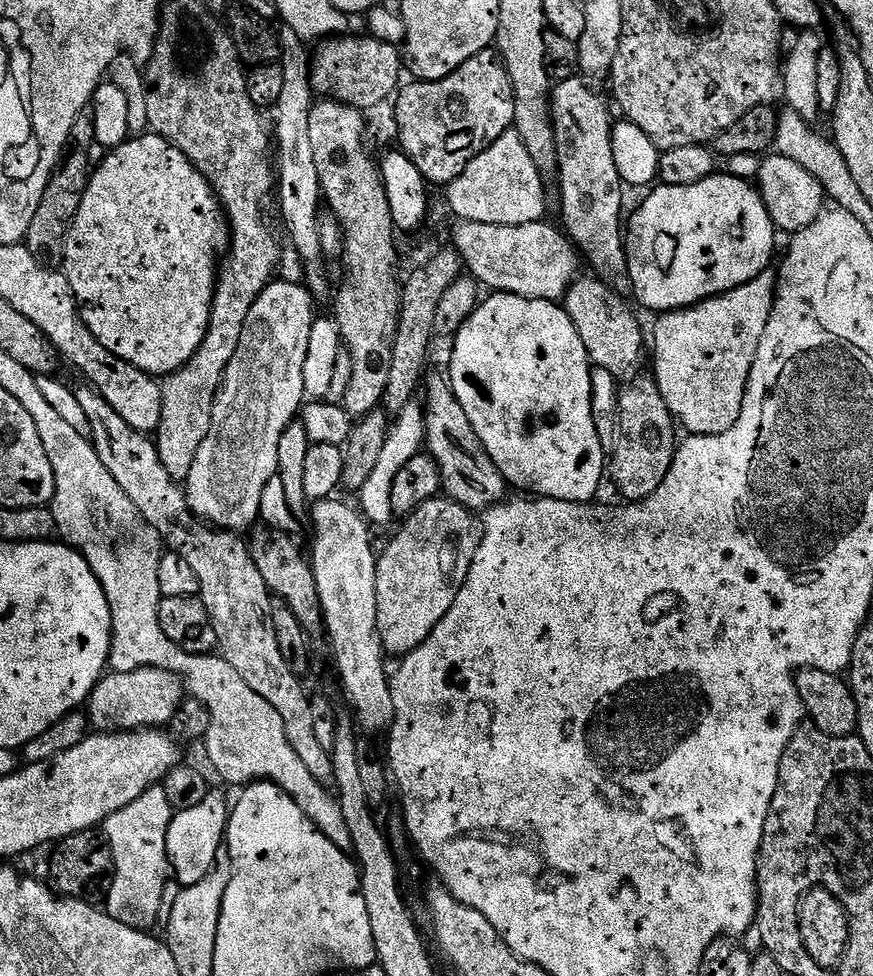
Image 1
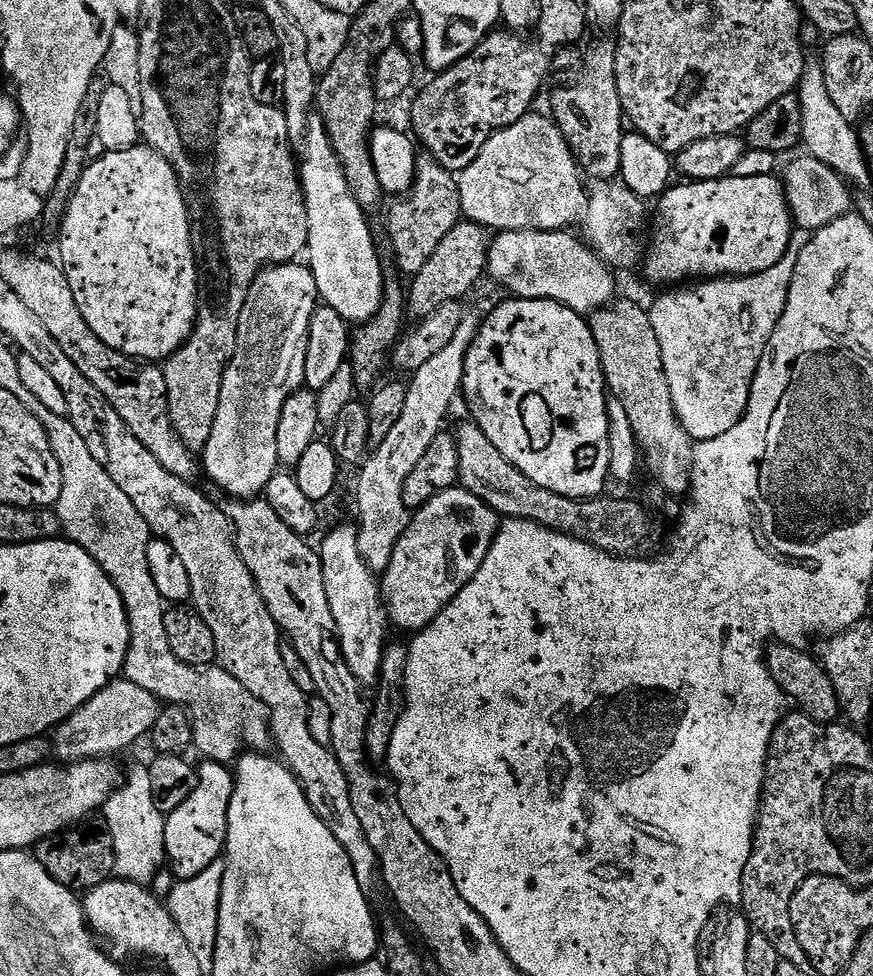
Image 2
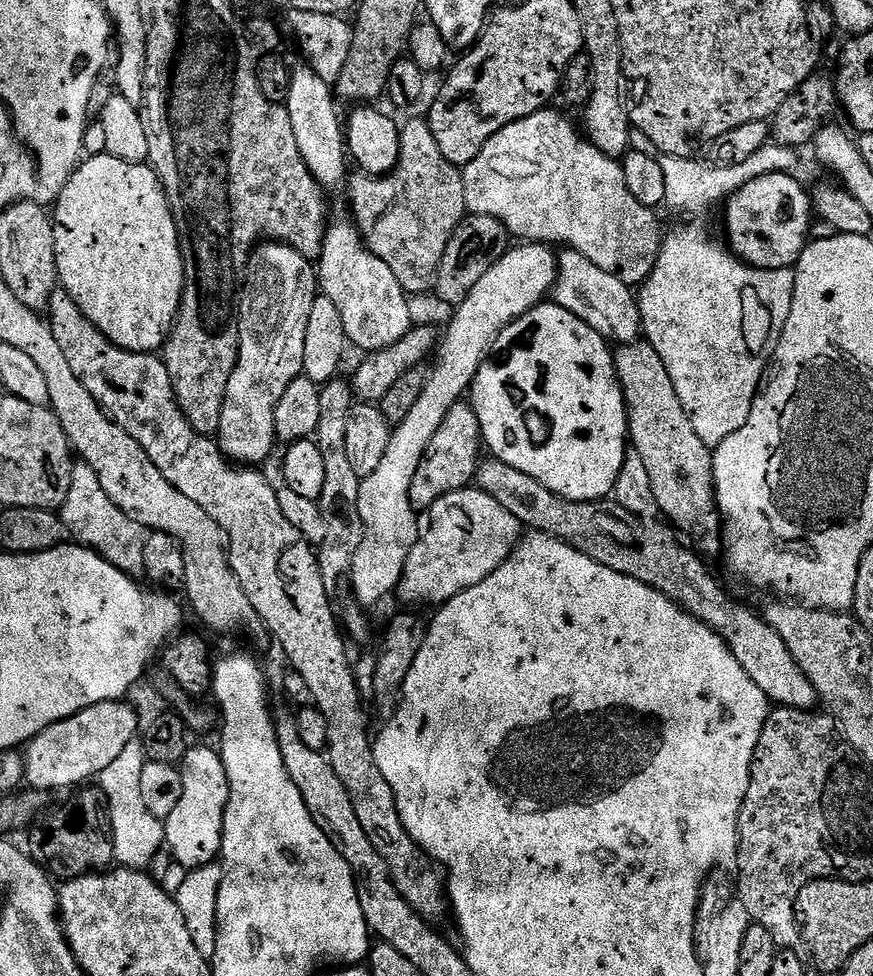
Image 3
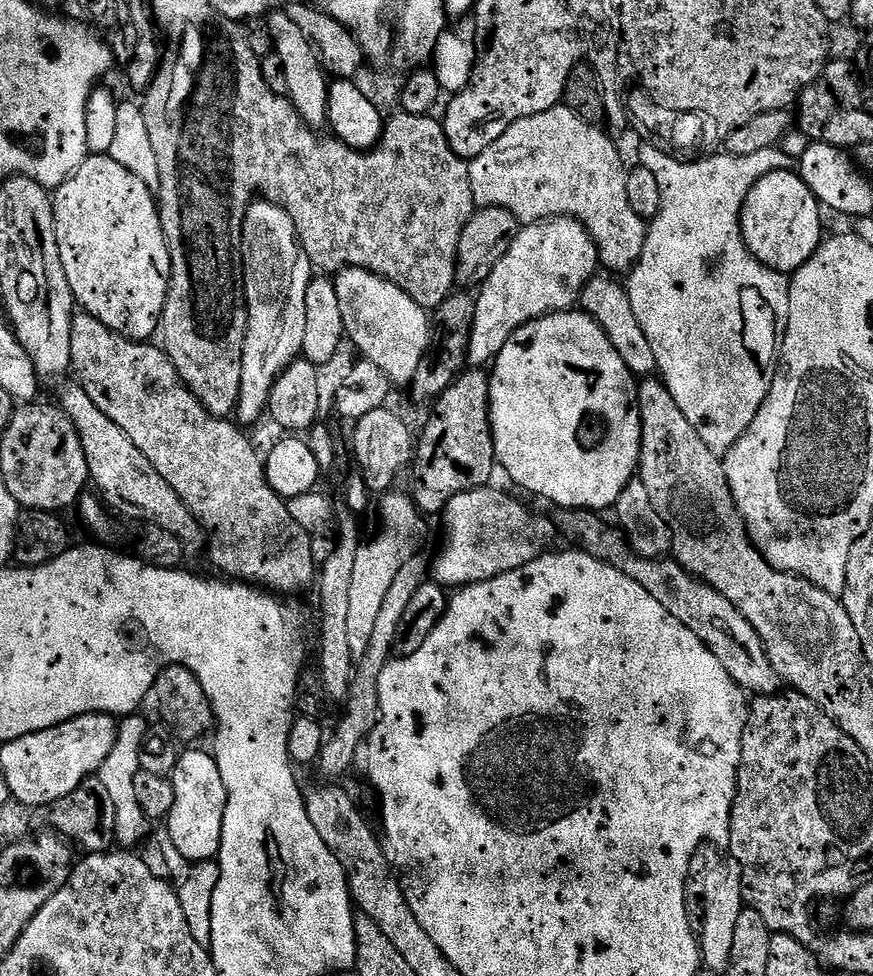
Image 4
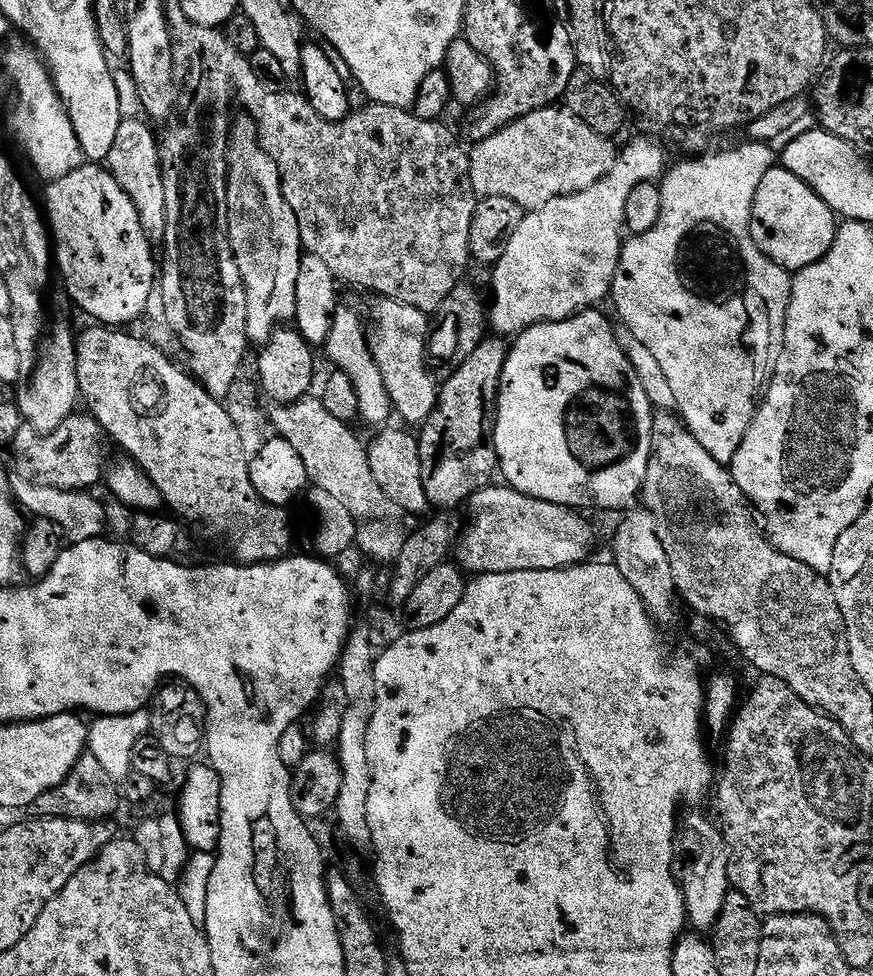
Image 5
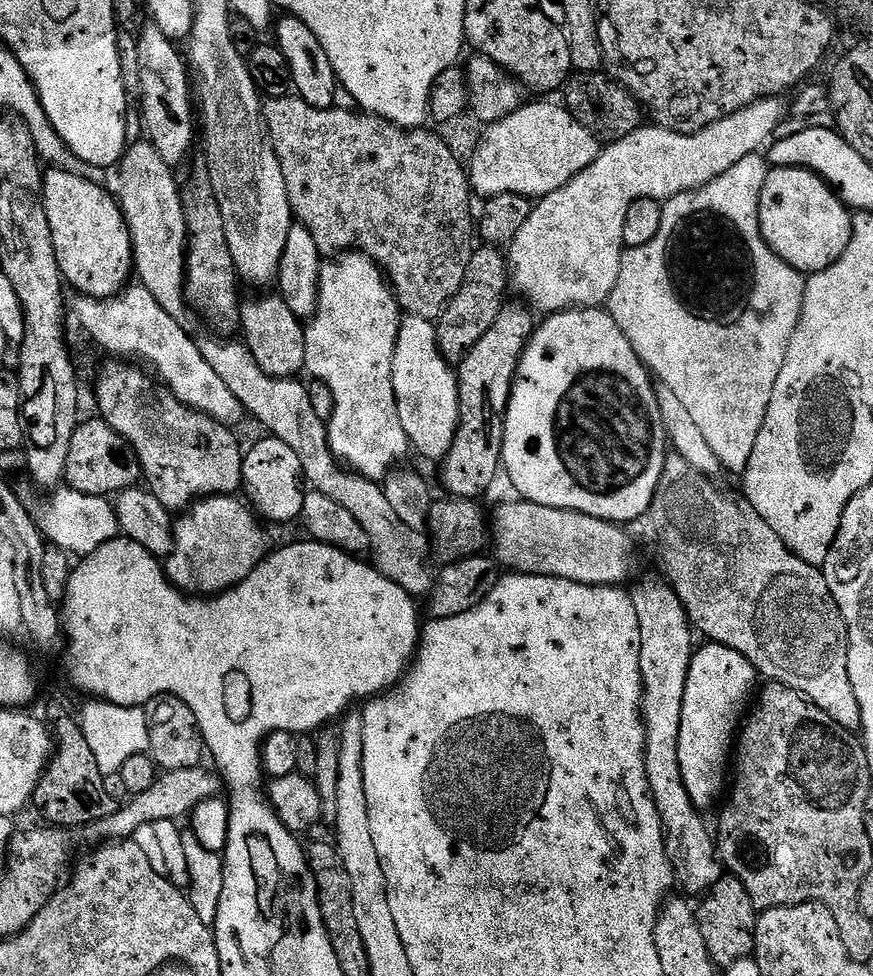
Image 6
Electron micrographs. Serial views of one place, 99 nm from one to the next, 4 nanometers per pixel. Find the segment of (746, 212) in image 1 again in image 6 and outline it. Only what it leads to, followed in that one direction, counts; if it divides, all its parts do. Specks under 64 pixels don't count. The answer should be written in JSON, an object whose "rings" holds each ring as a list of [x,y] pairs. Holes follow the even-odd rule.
{"rings":[[[772,168],[766,178],[766,186],[762,186],[760,199],[760,225],[762,238],[794,270],[801,274],[825,272],[830,266],[846,254],[846,248],[852,241],[853,213],[836,197],[835,192],[816,172],[807,172],[804,168]]]}

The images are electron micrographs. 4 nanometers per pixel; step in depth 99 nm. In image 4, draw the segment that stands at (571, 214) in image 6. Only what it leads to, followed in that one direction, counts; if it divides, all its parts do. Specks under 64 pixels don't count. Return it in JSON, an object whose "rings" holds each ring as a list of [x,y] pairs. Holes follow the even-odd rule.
{"rings":[[[553,216],[550,220],[521,227],[499,259],[491,265],[488,281],[481,286],[480,297],[475,297],[466,341],[467,363],[487,365],[514,330],[539,316],[547,316],[549,312],[571,309],[579,301],[589,280],[597,275],[596,268],[596,244],[579,220],[570,216]]]}

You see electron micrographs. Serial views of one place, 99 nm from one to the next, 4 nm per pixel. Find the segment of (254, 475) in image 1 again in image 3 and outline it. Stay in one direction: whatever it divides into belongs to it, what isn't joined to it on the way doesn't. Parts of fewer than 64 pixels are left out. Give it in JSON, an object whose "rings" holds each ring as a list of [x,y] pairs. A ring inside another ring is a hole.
{"rings":[[[264,242],[249,255],[248,270],[244,274],[238,311],[240,313],[240,353],[234,374],[226,386],[222,406],[222,422],[218,433],[221,452],[240,466],[260,466],[277,443],[274,410],[278,398],[286,394],[286,386],[304,371],[306,354],[306,326],[310,322],[312,303],[318,295],[318,272],[313,261],[307,260],[297,248],[279,242]]]}

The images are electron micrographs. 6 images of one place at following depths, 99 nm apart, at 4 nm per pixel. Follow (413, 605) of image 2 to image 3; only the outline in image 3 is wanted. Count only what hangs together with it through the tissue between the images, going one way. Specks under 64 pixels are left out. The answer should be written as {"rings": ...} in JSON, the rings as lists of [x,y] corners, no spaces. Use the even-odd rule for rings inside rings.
{"rings":[[[469,486],[446,494],[438,498],[431,508],[427,509],[428,524],[426,523],[420,529],[420,540],[410,550],[410,556],[406,558],[406,566],[402,570],[398,596],[405,600],[405,605],[416,606],[412,604],[433,604],[439,606],[448,603],[458,594],[470,590],[470,586],[478,586],[498,566],[507,558],[516,545],[522,539],[522,526],[510,510],[506,510],[490,494],[486,494],[481,488]]]}

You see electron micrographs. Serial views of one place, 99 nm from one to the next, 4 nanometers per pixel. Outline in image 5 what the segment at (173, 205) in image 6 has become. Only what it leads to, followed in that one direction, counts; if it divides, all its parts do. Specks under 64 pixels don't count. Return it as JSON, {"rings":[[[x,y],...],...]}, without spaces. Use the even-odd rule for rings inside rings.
{"rings":[[[121,119],[118,138],[114,138],[114,150],[110,150],[106,167],[118,186],[122,186],[126,194],[130,194],[148,239],[160,242],[166,234],[166,186],[164,171],[160,165],[160,140],[152,133],[153,125],[140,120]]]}

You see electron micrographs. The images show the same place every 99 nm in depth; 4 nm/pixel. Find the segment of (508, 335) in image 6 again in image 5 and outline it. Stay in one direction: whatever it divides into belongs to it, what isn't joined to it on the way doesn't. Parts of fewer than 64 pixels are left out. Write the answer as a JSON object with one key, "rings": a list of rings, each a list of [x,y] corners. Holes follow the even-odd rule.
{"rings":[[[486,338],[478,346],[478,350],[474,350],[474,354],[470,358],[466,358],[466,362],[462,362],[462,366],[458,366],[451,373],[452,376],[438,392],[438,399],[436,401],[436,409],[432,411],[432,416],[428,420],[427,424],[423,425],[422,431],[419,433],[418,439],[420,442],[420,457],[422,458],[422,482],[426,486],[426,498],[429,505],[436,510],[448,510],[444,508],[456,508],[460,503],[471,501],[472,497],[477,492],[483,491],[484,488],[489,487],[493,483],[492,475],[497,475],[498,461],[496,459],[496,438],[494,435],[494,424],[490,419],[490,402],[495,401],[498,395],[498,389],[502,382],[502,374],[504,373],[504,367],[506,366],[506,358],[508,357],[509,345],[500,338]]]}

